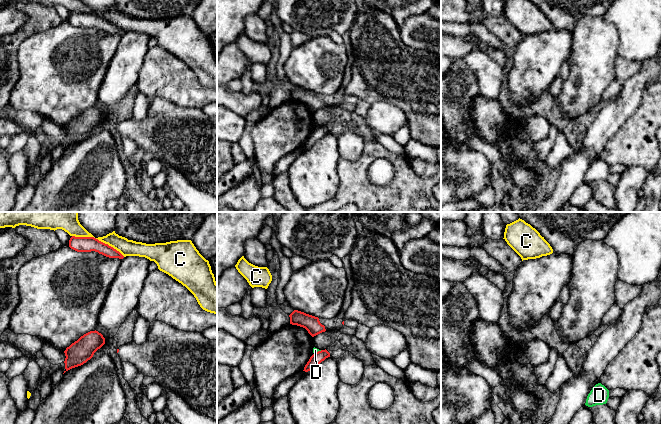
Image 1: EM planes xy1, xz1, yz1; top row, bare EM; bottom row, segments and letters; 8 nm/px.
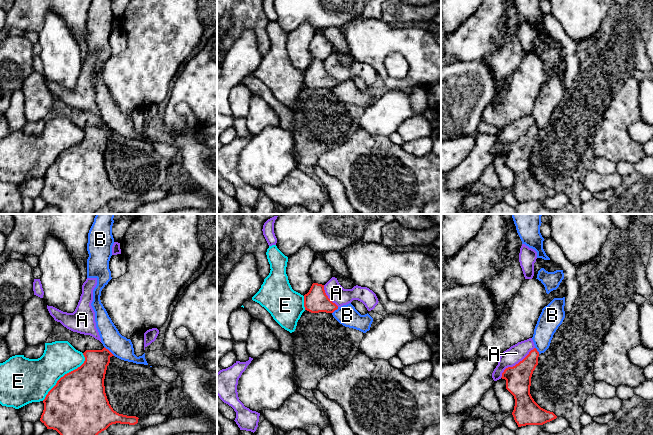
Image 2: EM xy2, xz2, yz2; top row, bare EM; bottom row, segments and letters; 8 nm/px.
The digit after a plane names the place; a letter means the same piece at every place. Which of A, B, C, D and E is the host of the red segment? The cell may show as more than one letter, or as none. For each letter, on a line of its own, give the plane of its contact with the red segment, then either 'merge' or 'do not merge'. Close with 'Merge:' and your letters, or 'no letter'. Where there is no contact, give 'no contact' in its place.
A: yz2 | do not merge
B: xy2 | do not merge
C: xy1 | do not merge
D: xz1 | do not merge
E: xy2 | do not merge
Merge: no letter

